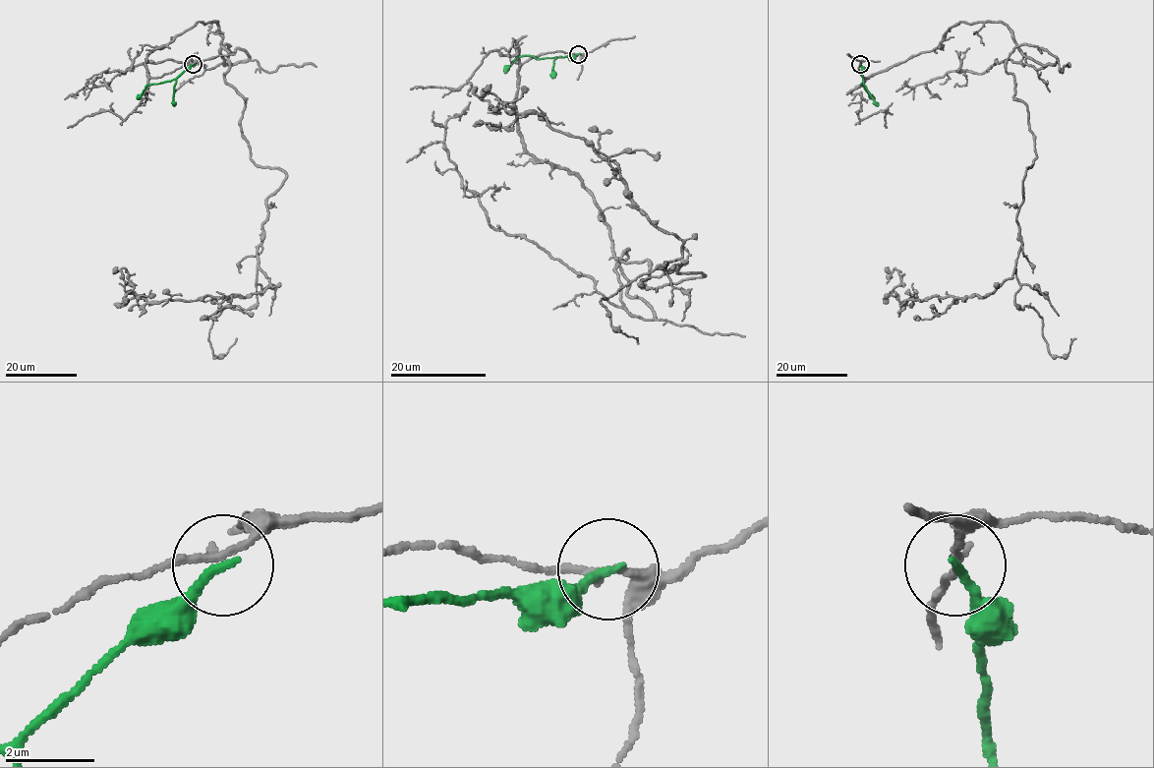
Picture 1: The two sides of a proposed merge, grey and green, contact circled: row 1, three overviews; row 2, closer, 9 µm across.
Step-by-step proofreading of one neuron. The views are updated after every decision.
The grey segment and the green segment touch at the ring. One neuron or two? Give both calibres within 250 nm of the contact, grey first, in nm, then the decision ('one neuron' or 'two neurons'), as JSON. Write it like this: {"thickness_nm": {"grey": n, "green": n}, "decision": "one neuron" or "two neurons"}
{"thickness_nm": {"grey": 150, "green": 200}, "decision": "two neurons"}

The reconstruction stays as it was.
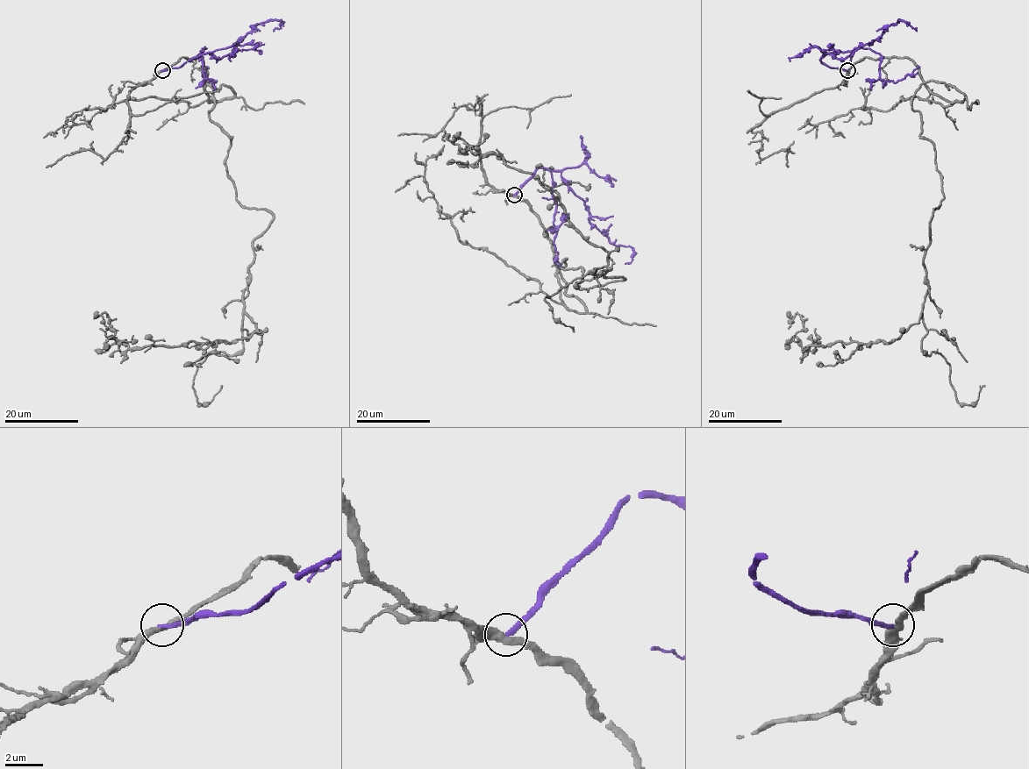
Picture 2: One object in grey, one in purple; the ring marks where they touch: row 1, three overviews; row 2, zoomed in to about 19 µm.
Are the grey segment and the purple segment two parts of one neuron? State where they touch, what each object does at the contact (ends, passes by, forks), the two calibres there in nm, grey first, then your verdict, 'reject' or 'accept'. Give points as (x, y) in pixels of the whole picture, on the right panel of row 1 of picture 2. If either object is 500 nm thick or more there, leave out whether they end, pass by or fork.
at (847, 70); grey passes by; purple ends there; 340 nm thick on the grey side, 240 nm on the other; reject

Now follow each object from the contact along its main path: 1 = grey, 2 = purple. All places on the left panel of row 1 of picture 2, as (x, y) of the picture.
1: (162, 70), (201, 58), (236, 198), (273, 216), (242, 295), (256, 329), (120, 352), (103, 312), (107, 328)
2: (162, 70), (178, 68), (210, 53), (221, 59), (257, 24), (281, 20), (281, 27), (273, 31)

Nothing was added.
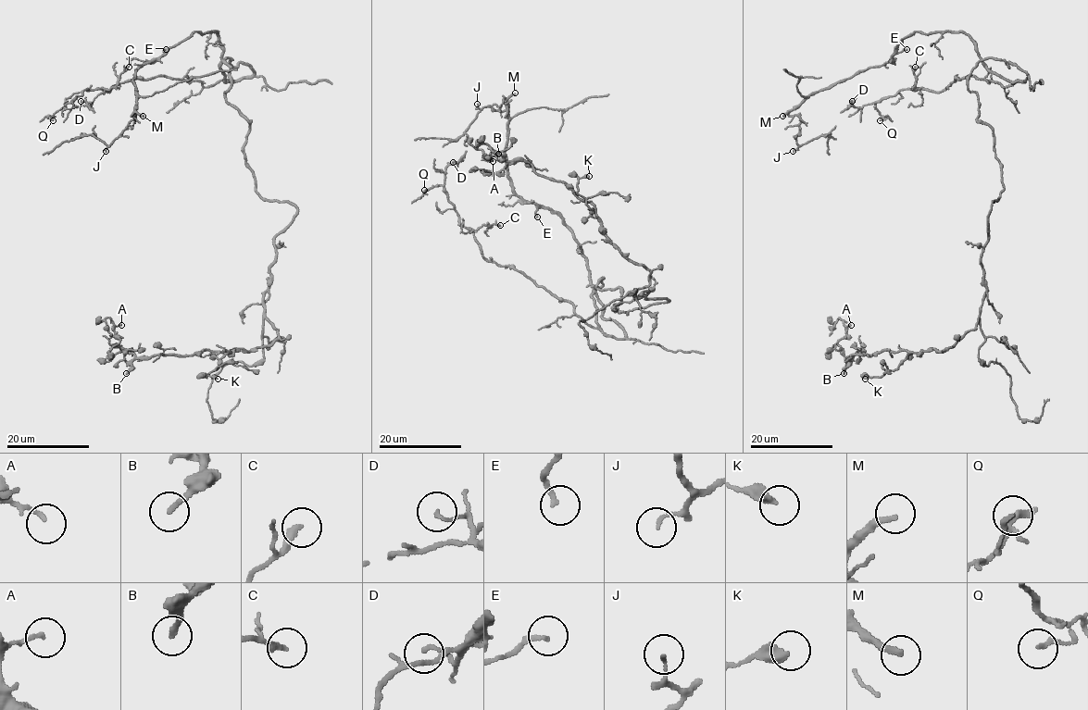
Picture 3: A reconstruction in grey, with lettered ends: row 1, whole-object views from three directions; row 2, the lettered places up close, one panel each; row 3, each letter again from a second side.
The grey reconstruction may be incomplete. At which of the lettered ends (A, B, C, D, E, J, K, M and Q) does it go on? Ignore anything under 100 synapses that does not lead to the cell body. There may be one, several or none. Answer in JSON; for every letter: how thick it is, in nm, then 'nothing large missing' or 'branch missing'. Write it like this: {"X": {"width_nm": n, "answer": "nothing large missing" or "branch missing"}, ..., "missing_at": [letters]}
{"A": {"width_nm": 100, "answer": "nothing large missing"}, "B": {"width_nm": 190, "answer": "nothing large missing"}, "C": {"width_nm": 280, "answer": "nothing large missing"}, "D": {"width_nm": 110, "answer": "nothing large missing"}, "E": {"width_nm": 190, "answer": "nothing large missing"}, "J": {"width_nm": 120, "answer": "nothing large missing"}, "K": {"width_nm": 400, "answer": "nothing large missing"}, "M": {"width_nm": 240, "answer": "branch missing"}, "Q": {"width_nm": 170, "answer": "nothing large missing"}, "missing_at": ["M"]}

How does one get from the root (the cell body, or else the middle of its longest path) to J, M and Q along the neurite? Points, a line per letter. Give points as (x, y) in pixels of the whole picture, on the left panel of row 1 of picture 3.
J: (244, 153), (249, 122), (227, 101), (231, 68), (215, 31), (194, 31), (135, 71), (134, 118), (106, 151)
M: (244, 153), (249, 122), (227, 101), (231, 68), (215, 31), (194, 31), (135, 71), (135, 111), (143, 116)
Q: (244, 153), (249, 122), (227, 101), (222, 61), (225, 81), (127, 80), (83, 90), (53, 120)

